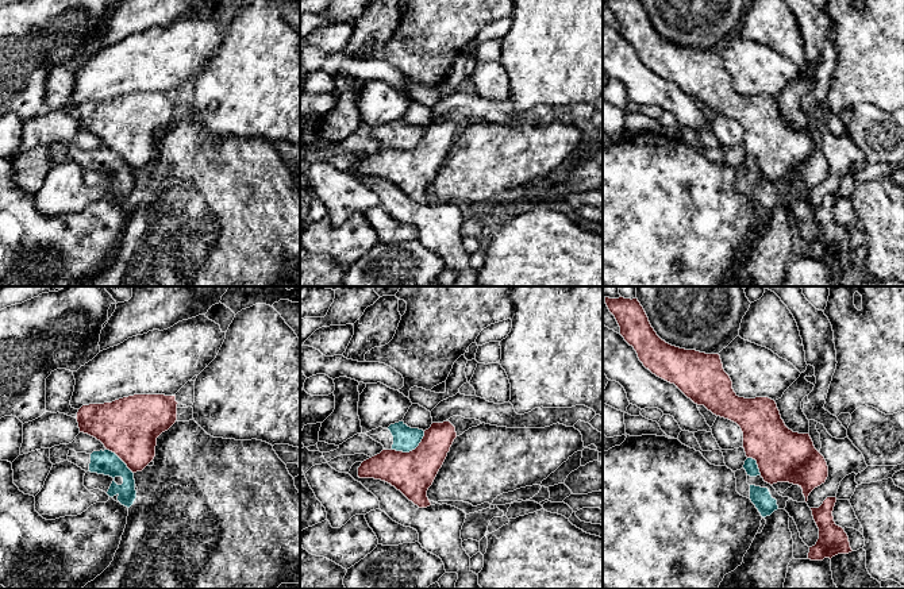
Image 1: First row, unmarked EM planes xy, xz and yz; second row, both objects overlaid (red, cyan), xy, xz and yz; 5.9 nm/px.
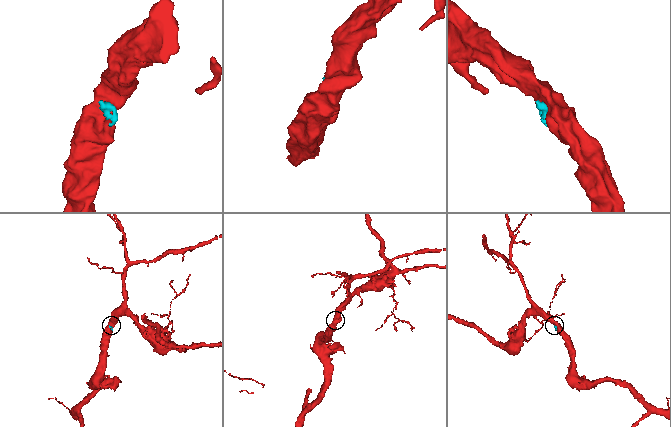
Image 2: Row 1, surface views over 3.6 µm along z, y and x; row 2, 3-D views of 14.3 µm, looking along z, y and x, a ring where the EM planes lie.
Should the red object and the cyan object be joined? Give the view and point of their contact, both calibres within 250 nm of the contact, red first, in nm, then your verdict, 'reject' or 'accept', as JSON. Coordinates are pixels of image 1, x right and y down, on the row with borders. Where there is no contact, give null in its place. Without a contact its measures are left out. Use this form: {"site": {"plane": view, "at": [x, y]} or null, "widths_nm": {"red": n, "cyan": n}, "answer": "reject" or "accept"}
{"site": {"plane": "xz", "at": [412, 450]}, "widths_nm": {"red": 260, "cyan": 150}, "answer": "reject"}

